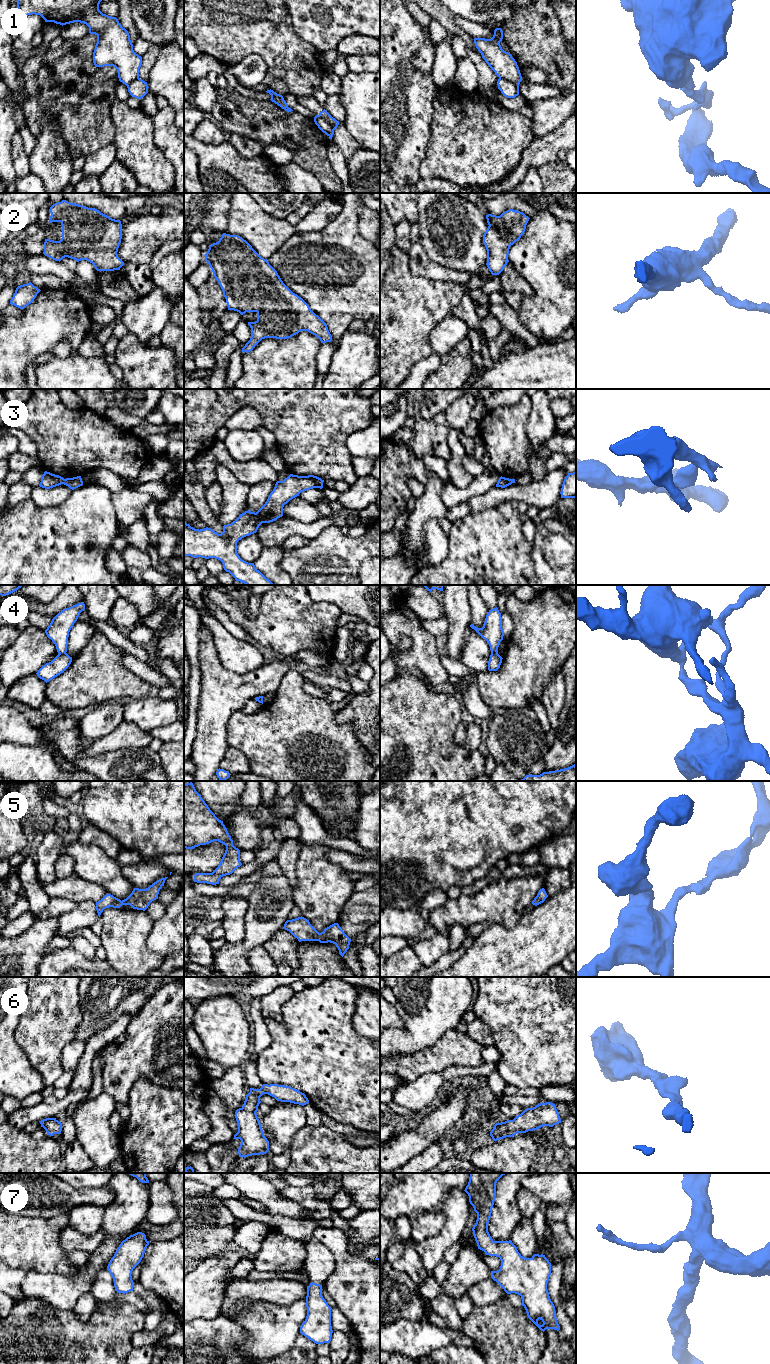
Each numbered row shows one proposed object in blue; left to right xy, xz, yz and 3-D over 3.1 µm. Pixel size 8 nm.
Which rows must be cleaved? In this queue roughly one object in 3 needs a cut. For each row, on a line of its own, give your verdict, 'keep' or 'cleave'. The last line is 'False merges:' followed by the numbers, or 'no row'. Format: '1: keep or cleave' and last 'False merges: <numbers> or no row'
1: cleave
2: keep
3: cleave
4: cleave
5: keep
6: keep
7: keep
False merges: 1, 3, 4

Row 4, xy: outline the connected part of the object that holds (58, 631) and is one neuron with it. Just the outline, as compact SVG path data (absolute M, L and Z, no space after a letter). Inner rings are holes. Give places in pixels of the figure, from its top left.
M84 602L63 609L52 619L45 630L47 637L55 644L59 654L67 652L69 632L84 610Z

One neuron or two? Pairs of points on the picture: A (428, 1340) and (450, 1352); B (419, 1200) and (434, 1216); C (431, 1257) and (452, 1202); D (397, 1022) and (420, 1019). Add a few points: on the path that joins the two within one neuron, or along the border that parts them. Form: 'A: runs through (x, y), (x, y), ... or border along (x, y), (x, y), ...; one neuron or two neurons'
A: border along (450, 1342), (429, 1353); two neurons
B: border along (436, 1207), (428, 1211), (422, 1211), (411, 1218); two neurons
C: runs through (440, 1243), (452, 1231), (452, 1216); one neuron
D: border along (394, 1006), (403, 1021), (404, 1027), (402, 1029); two neurons

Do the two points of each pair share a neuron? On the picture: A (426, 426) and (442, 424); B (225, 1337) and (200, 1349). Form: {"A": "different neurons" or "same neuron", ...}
{"A": "same neuron", "B": "same neuron"}

